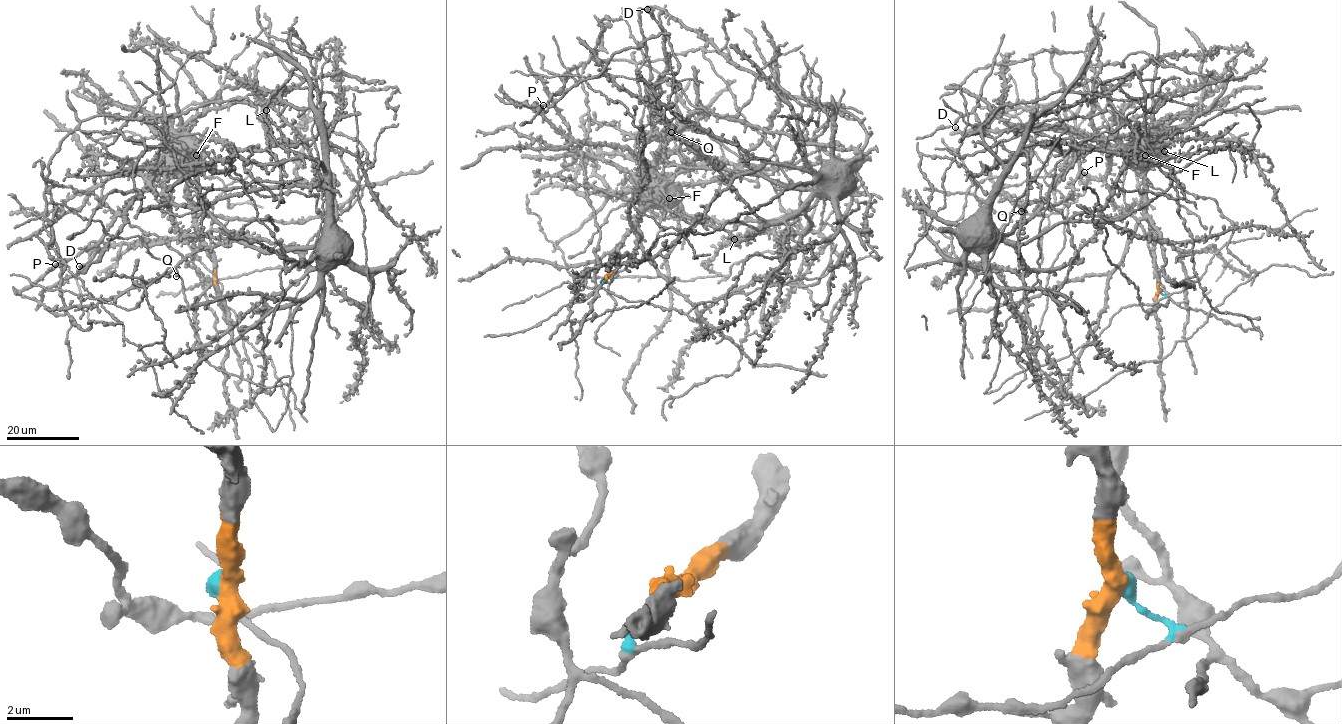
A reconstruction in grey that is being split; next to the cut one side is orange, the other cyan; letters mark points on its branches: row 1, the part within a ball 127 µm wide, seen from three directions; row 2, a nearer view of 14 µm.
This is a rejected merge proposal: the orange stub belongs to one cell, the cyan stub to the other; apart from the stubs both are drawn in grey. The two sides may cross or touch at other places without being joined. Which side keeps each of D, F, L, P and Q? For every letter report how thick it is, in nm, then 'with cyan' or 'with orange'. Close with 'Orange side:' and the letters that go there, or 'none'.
D: calibre 480 nm; with orange
F: calibre 480 nm; with orange
L: calibre 460 nm; with cyan
P: calibre 320 nm; with orange
Q: calibre 320 nm; with cyan
Orange side: D, F, P

